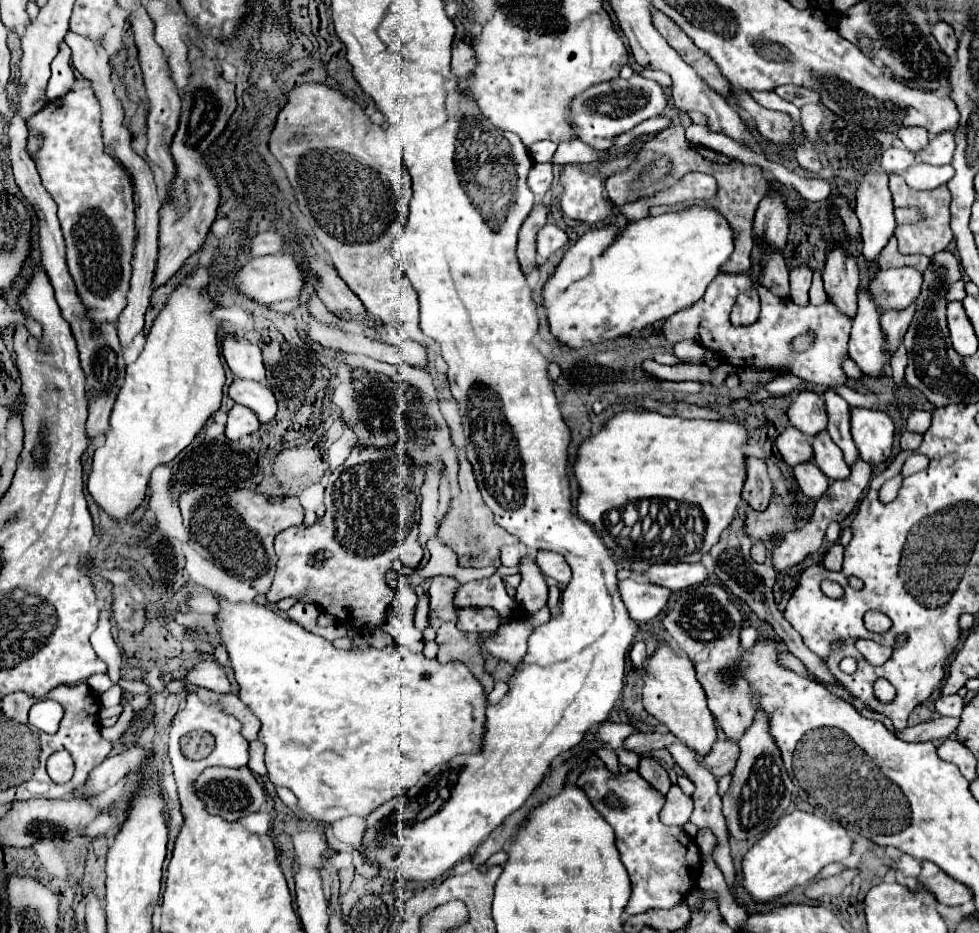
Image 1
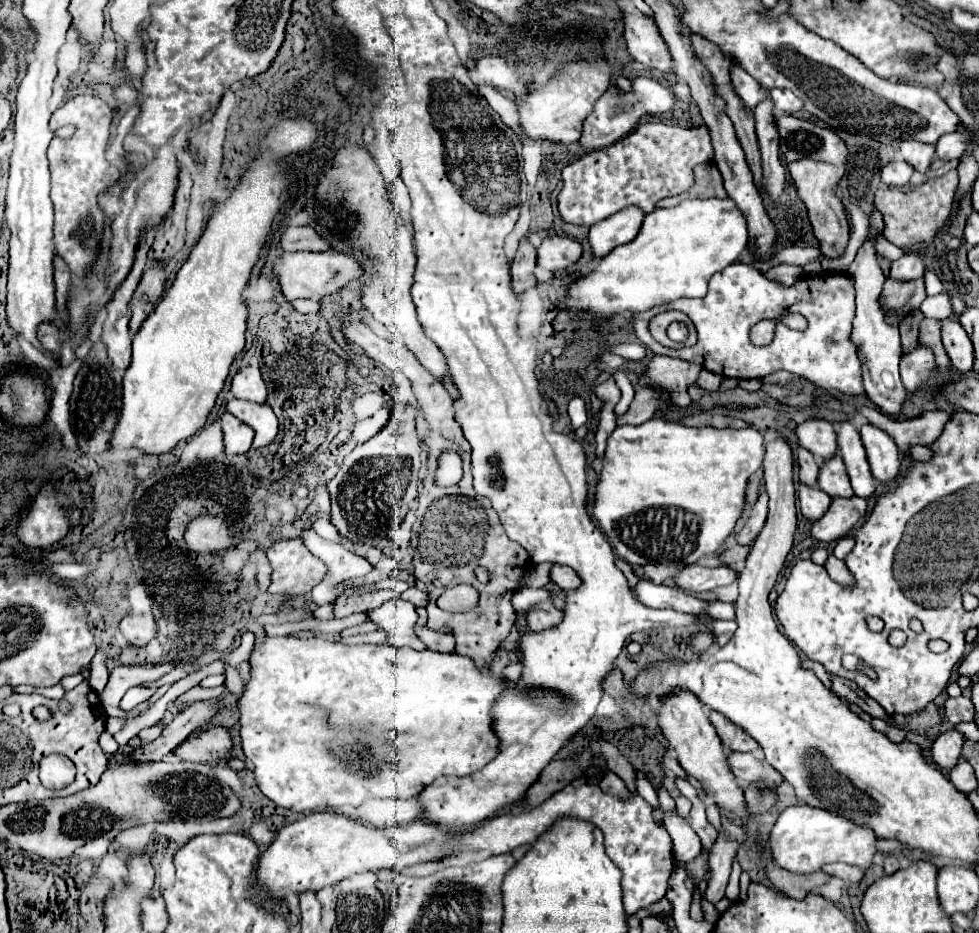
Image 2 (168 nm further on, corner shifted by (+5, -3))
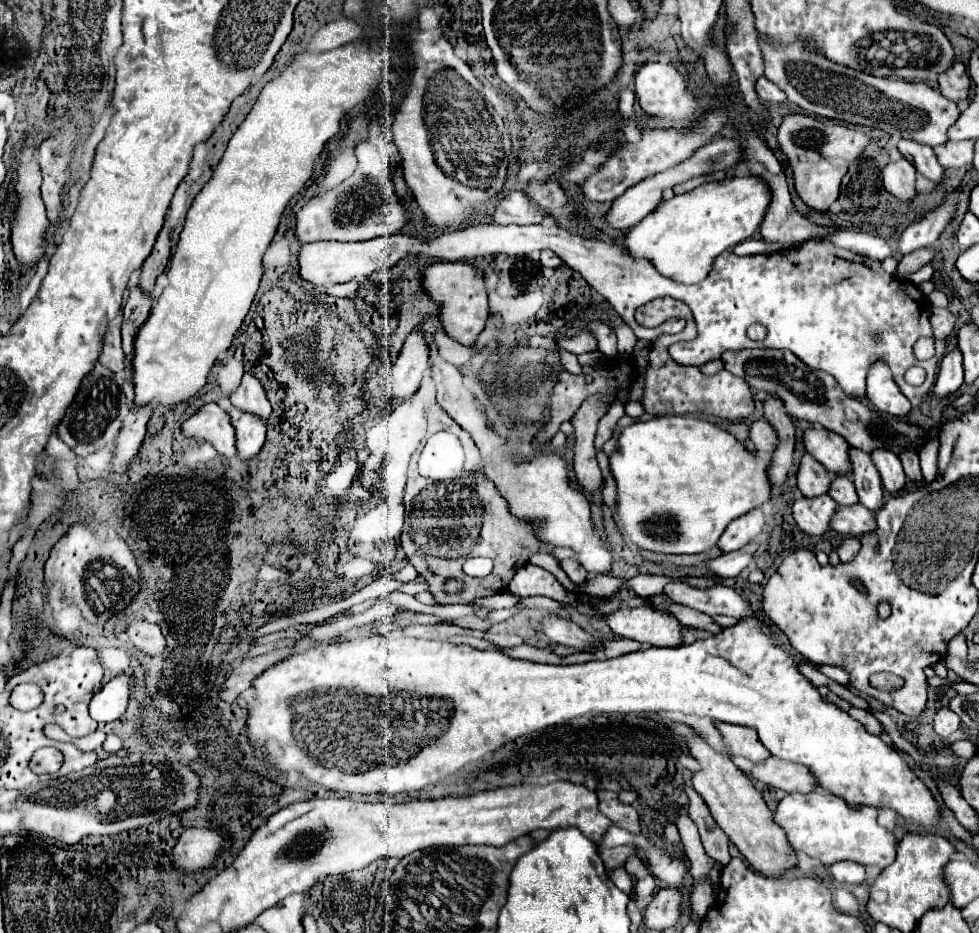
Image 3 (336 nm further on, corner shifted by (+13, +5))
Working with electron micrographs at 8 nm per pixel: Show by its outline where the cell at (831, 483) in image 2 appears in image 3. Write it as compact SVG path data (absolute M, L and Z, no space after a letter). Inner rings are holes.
M844 473L832 475L832 483L830 483L830 489L828 489L828 495L838 505L854 505L854 503L858 503L858 495L856 495L856 489L854 489L854 483Z

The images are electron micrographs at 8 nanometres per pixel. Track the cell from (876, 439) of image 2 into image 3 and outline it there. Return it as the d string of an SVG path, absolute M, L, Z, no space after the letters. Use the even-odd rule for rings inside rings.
M874 449L870 453L870 457L872 457L872 461L880 473L880 479L884 483L886 491L896 493L906 485L906 475L904 475L904 469L902 469L898 455L894 455L886 449Z

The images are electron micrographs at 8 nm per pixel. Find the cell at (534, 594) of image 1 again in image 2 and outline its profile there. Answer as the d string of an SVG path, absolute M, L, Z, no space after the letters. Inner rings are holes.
M542 601L538 605L534 605L528 613L526 613L526 619L528 619L528 627L532 631L546 631L554 625L558 625L562 621L562 611L556 609L552 605L552 601Z

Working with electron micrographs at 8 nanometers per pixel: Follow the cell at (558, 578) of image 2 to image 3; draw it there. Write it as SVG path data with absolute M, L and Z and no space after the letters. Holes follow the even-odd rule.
M564 559L564 561L560 561L560 567L562 567L564 573L570 577L570 581L576 583L576 585L586 579L586 571L584 571L582 565L576 563L574 559Z

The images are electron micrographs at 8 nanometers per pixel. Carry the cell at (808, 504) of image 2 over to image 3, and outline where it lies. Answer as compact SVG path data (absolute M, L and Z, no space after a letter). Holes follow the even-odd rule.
M820 495L820 497L798 497L794 501L794 519L798 523L798 527L810 535L822 535L824 531L828 531L828 523L830 517L834 513L838 505L834 503L834 499L830 499L830 495Z

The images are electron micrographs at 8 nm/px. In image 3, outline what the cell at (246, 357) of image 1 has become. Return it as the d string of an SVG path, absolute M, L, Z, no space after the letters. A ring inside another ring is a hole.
M244 373L238 389L234 393L230 393L230 401L234 407L260 415L262 419L268 419L272 413L270 403L264 395L264 387L252 373Z

